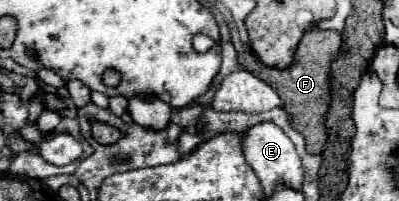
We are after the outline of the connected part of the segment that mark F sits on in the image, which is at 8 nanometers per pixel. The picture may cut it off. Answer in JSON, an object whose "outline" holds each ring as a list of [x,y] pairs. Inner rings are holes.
{"outline":[[[312,28],[308,30],[306,36],[302,36],[300,44],[298,44],[298,56],[296,62],[284,70],[278,68],[270,68],[266,64],[262,64],[250,50],[240,52],[238,60],[242,64],[242,68],[250,70],[252,74],[256,74],[260,80],[268,82],[282,98],[284,102],[284,110],[290,114],[290,122],[292,126],[306,138],[306,150],[310,154],[322,154],[322,148],[326,144],[326,112],[328,112],[328,92],[330,92],[330,62],[338,56],[342,44],[342,36],[336,30],[318,30]]]}

